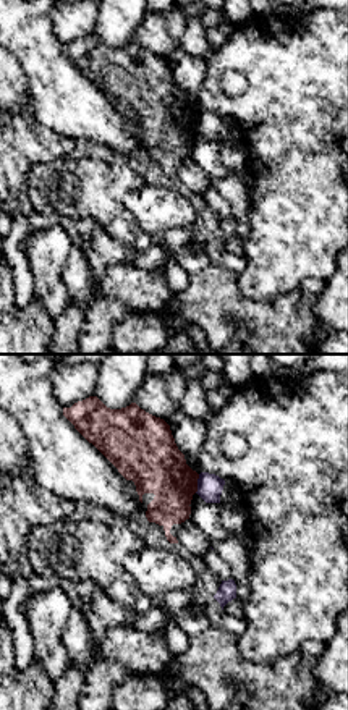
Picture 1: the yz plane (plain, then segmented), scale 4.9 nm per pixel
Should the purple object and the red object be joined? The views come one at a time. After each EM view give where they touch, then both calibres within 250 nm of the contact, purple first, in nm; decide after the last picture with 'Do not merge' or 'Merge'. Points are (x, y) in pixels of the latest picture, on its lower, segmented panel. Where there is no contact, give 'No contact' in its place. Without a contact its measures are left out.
Touches purple at (198, 484). Thickness 130 nm (purple) against 280 nm

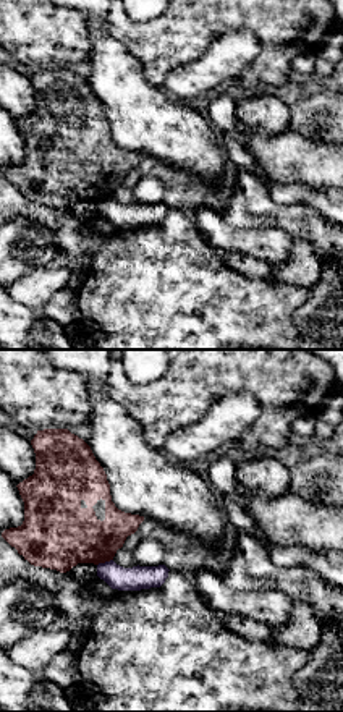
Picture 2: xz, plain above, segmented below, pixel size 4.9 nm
Touches purple at (105, 562). Thickness 120 nm (purple) against 320 nm

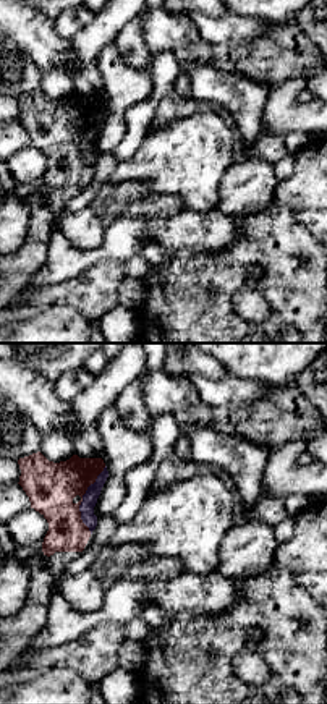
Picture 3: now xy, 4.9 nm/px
Touches purple at (83, 500). Thickness 80 nm (purple) against 240 nm

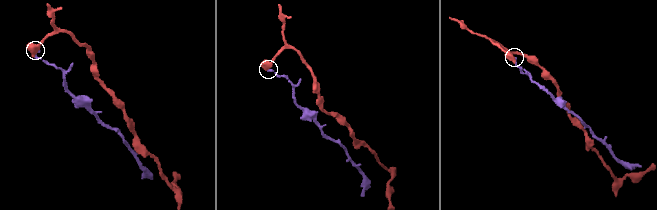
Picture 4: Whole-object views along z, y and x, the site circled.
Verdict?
Do not merge

